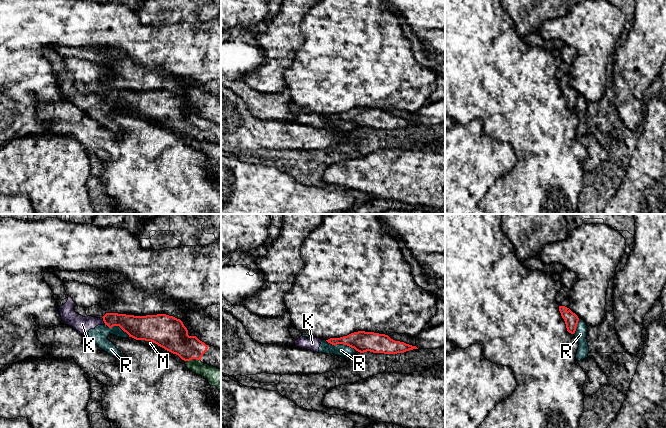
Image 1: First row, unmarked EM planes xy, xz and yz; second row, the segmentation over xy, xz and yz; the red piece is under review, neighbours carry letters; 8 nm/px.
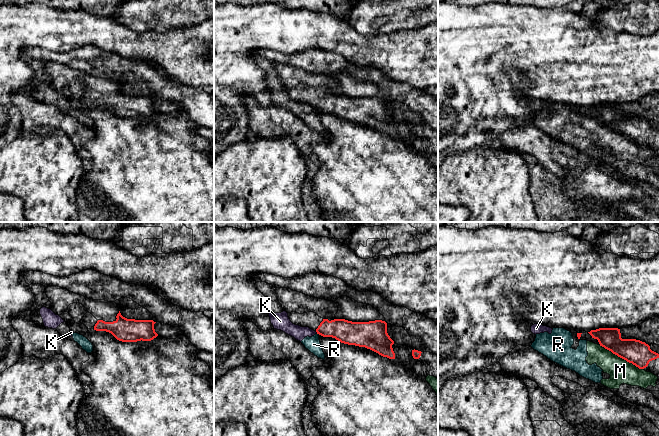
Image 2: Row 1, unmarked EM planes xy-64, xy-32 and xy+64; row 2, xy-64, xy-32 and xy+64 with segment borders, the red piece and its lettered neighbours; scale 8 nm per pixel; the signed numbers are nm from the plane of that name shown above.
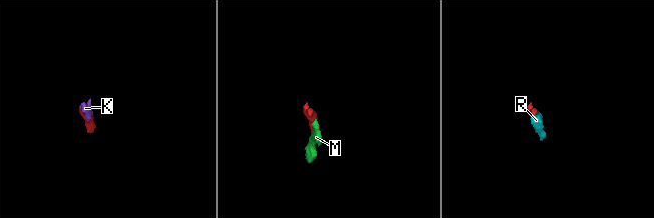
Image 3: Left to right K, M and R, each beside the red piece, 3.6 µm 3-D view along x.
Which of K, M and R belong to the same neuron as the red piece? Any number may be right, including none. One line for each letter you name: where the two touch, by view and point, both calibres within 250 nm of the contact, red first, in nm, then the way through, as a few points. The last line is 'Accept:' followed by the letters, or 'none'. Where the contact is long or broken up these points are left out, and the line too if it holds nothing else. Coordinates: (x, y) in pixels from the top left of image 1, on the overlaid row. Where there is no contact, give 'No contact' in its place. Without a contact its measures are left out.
Accept: none

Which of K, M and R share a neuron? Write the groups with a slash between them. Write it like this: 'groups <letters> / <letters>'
groups K M R

